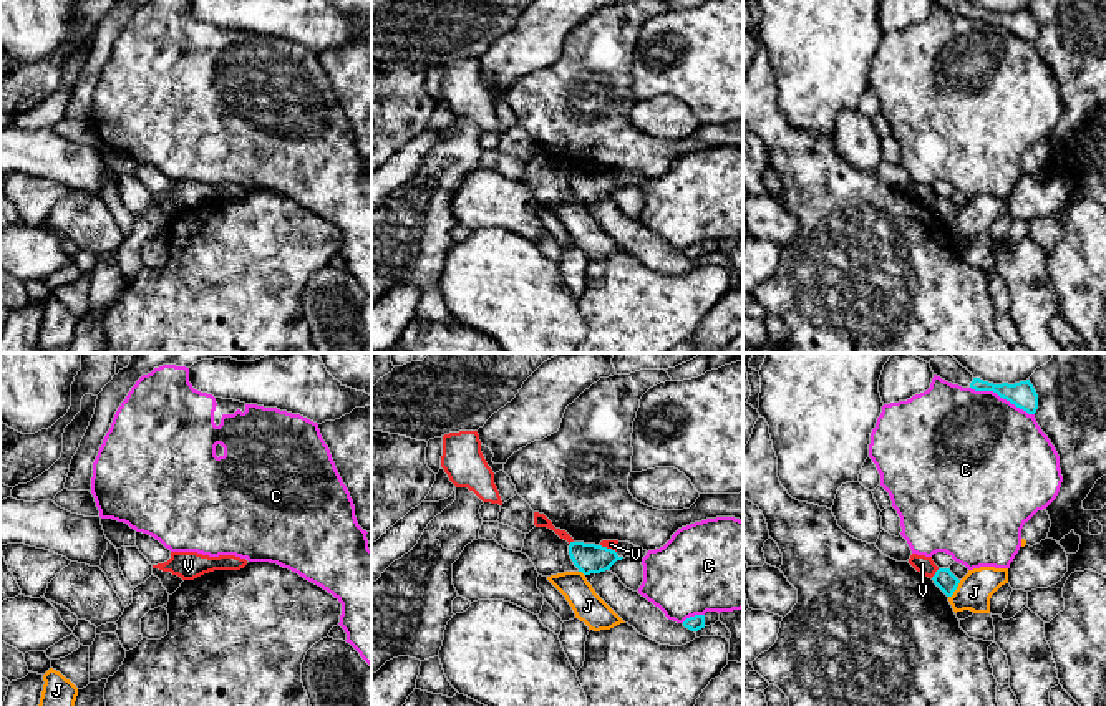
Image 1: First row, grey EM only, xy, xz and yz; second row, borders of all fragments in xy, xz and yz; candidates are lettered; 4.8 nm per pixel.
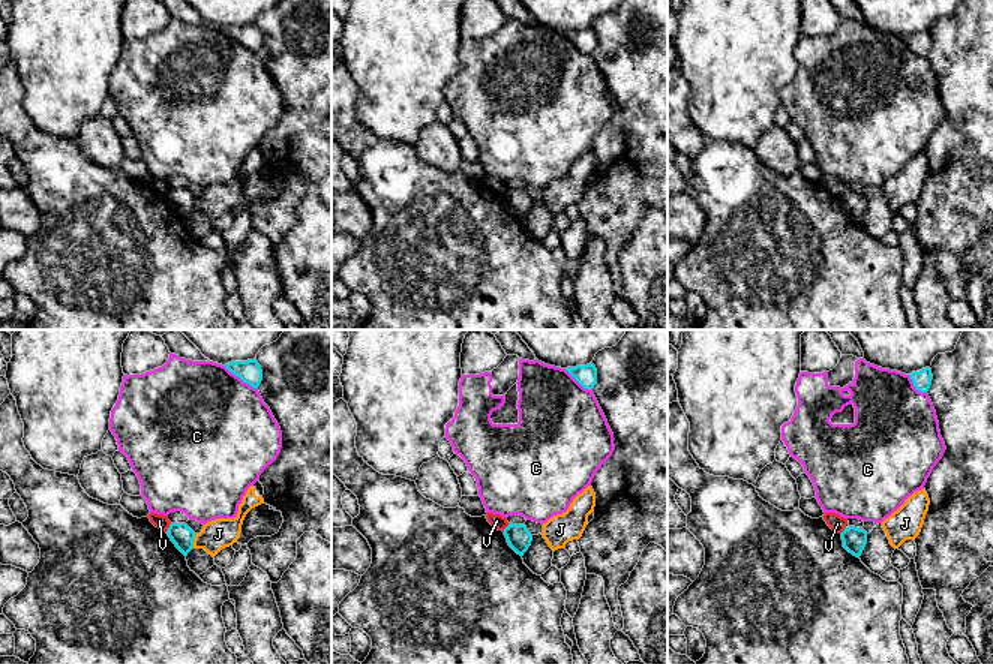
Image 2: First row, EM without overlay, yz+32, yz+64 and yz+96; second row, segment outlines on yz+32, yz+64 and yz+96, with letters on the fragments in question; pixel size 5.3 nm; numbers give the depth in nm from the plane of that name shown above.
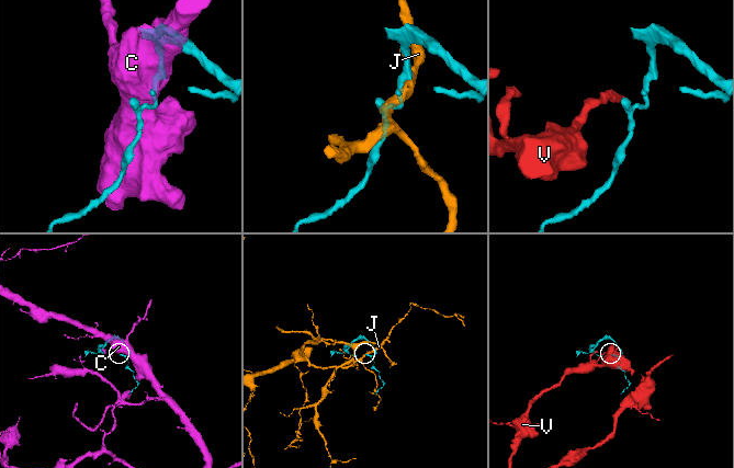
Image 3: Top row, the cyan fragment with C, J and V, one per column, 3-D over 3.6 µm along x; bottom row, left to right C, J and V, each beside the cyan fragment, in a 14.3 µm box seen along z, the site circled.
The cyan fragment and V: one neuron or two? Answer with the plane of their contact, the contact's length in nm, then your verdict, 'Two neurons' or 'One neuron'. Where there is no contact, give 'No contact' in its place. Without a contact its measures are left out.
Touches cyan in yz. Shared border 60 nm. Two neurons

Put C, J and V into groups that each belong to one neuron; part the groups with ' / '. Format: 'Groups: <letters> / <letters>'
Groups: C / J / V

